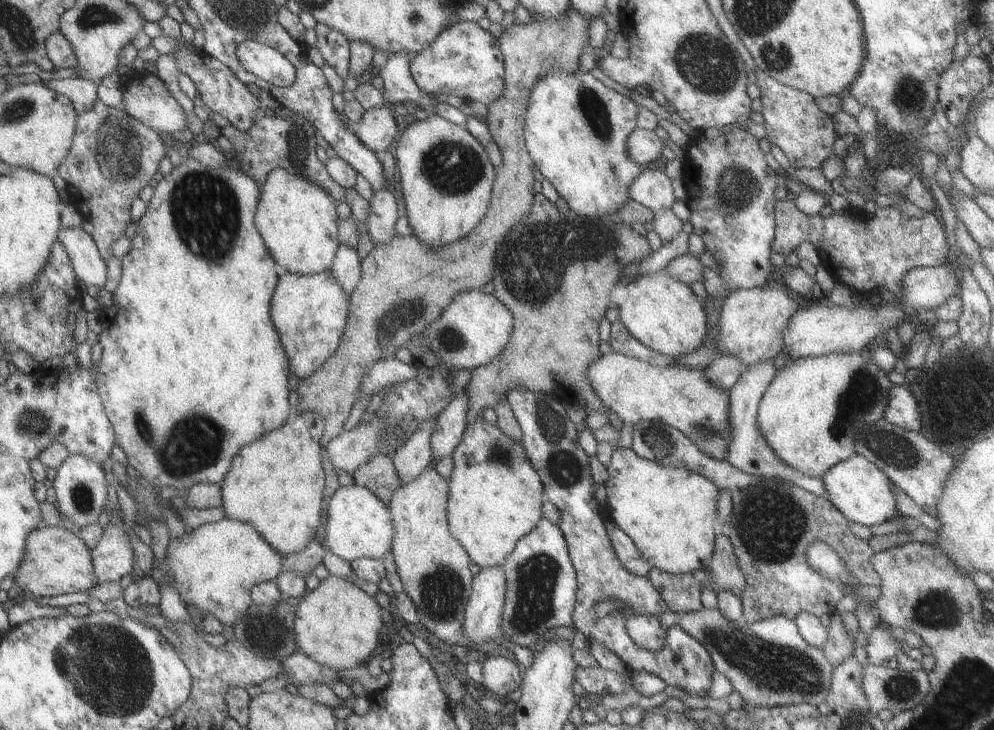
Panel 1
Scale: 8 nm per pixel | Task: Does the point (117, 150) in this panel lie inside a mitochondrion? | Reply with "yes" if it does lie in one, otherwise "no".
yes

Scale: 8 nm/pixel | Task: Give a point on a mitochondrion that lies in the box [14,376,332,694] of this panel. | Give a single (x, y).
(195, 444)

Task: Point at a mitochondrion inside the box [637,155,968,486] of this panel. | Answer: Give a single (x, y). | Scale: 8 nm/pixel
(861, 397)

